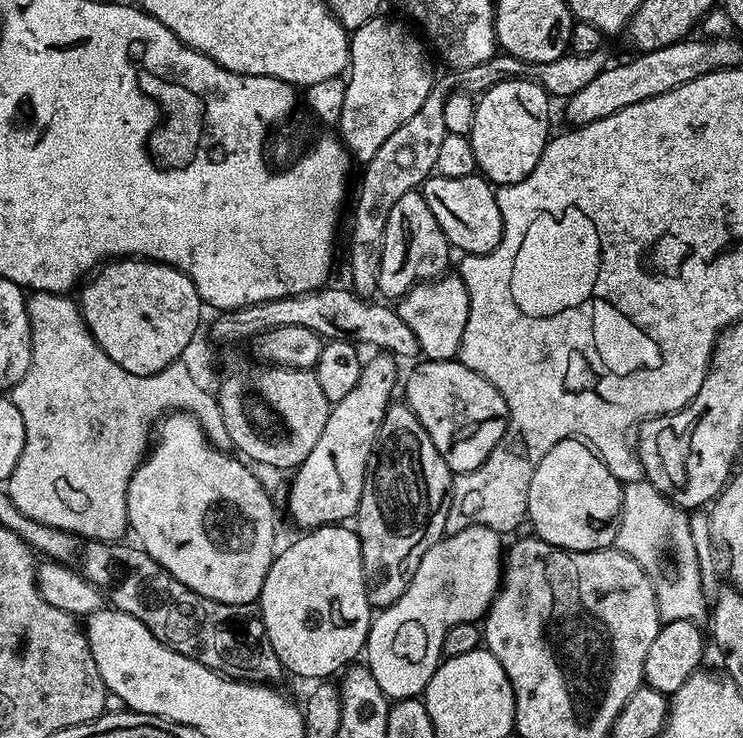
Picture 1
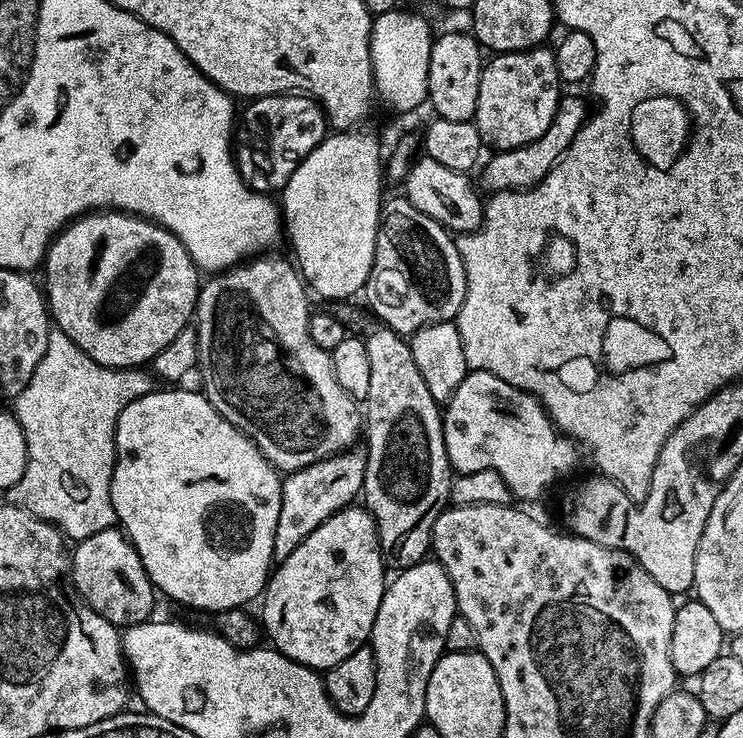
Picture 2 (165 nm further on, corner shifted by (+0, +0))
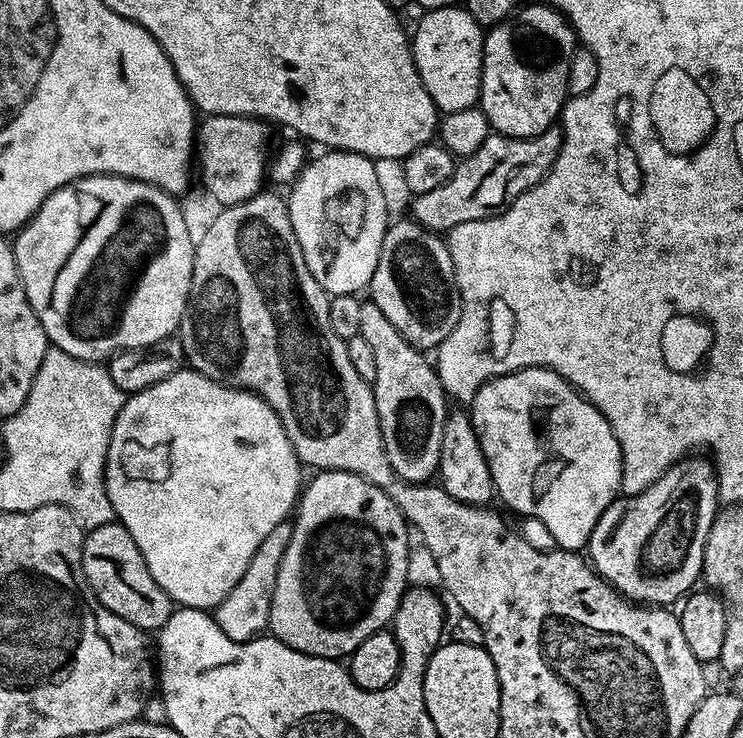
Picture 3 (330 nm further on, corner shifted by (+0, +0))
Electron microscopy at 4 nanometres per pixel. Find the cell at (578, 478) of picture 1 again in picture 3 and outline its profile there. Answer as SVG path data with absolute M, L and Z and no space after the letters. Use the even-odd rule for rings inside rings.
M711 459L680 460L664 471L658 482L642 490L642 494L617 497L590 534L587 559L625 600L641 606L672 606L676 599L687 597L701 579L706 538L716 520L719 500L716 469ZM620 508L624 508L624 513L617 518L612 533L603 536L604 527L612 516L619 514Z

